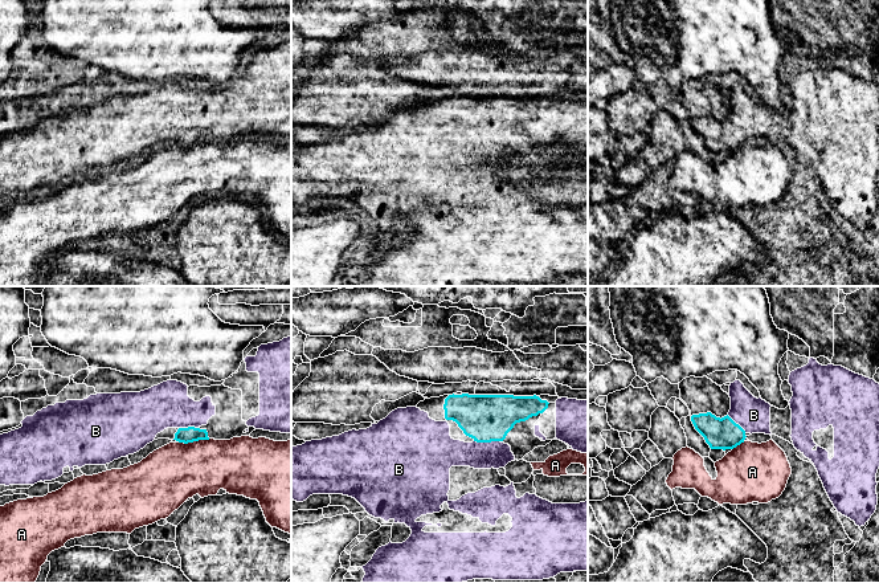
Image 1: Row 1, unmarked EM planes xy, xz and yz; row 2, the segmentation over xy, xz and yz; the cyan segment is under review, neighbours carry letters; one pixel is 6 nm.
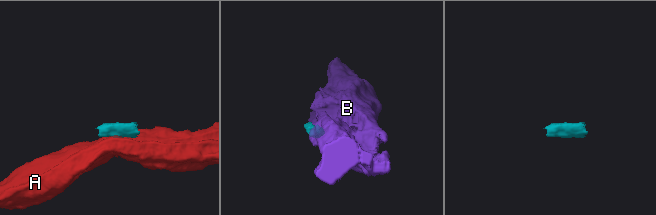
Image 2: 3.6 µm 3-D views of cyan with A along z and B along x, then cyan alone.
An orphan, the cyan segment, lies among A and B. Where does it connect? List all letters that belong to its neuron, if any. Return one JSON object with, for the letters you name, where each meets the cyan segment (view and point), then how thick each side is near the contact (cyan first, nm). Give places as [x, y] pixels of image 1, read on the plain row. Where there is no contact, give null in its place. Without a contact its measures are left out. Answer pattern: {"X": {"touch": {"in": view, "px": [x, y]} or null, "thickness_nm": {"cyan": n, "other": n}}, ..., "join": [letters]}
{"B": {"touch": {"in": "xz", "px": [487, 145]}, "thickness_nm": {"cyan": 280, "other": 180}}, "join": ["B"]}

